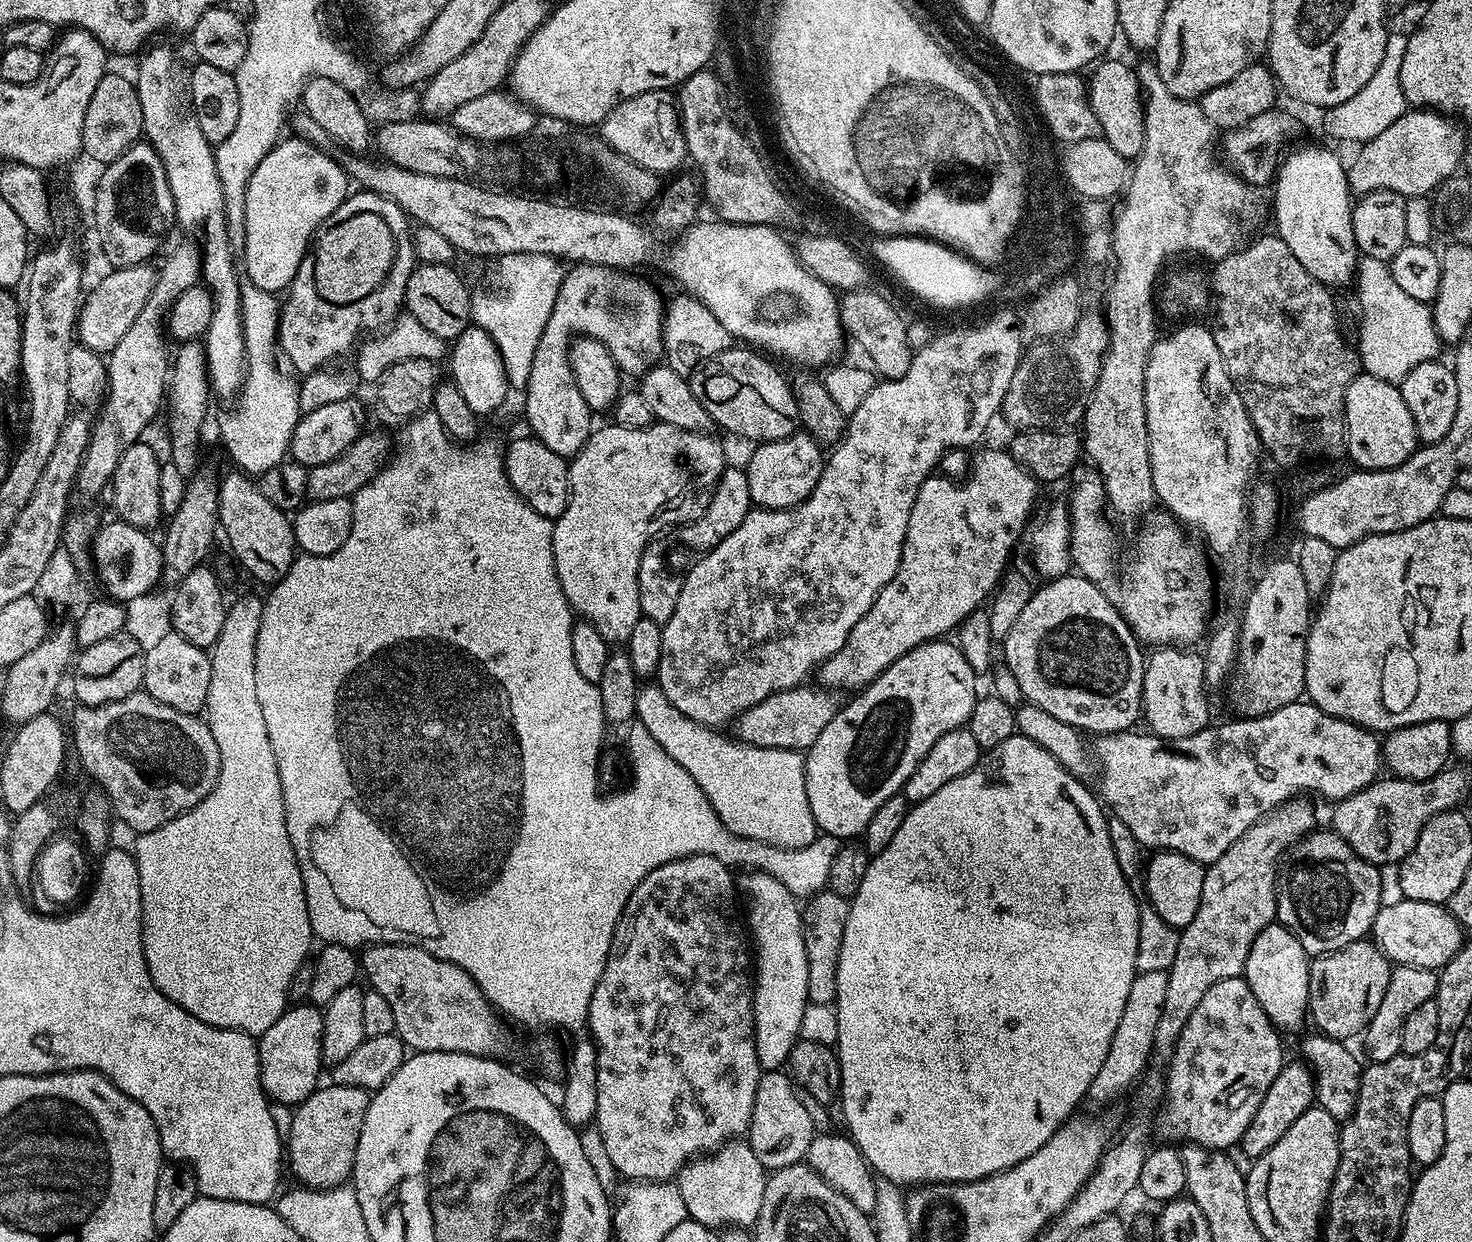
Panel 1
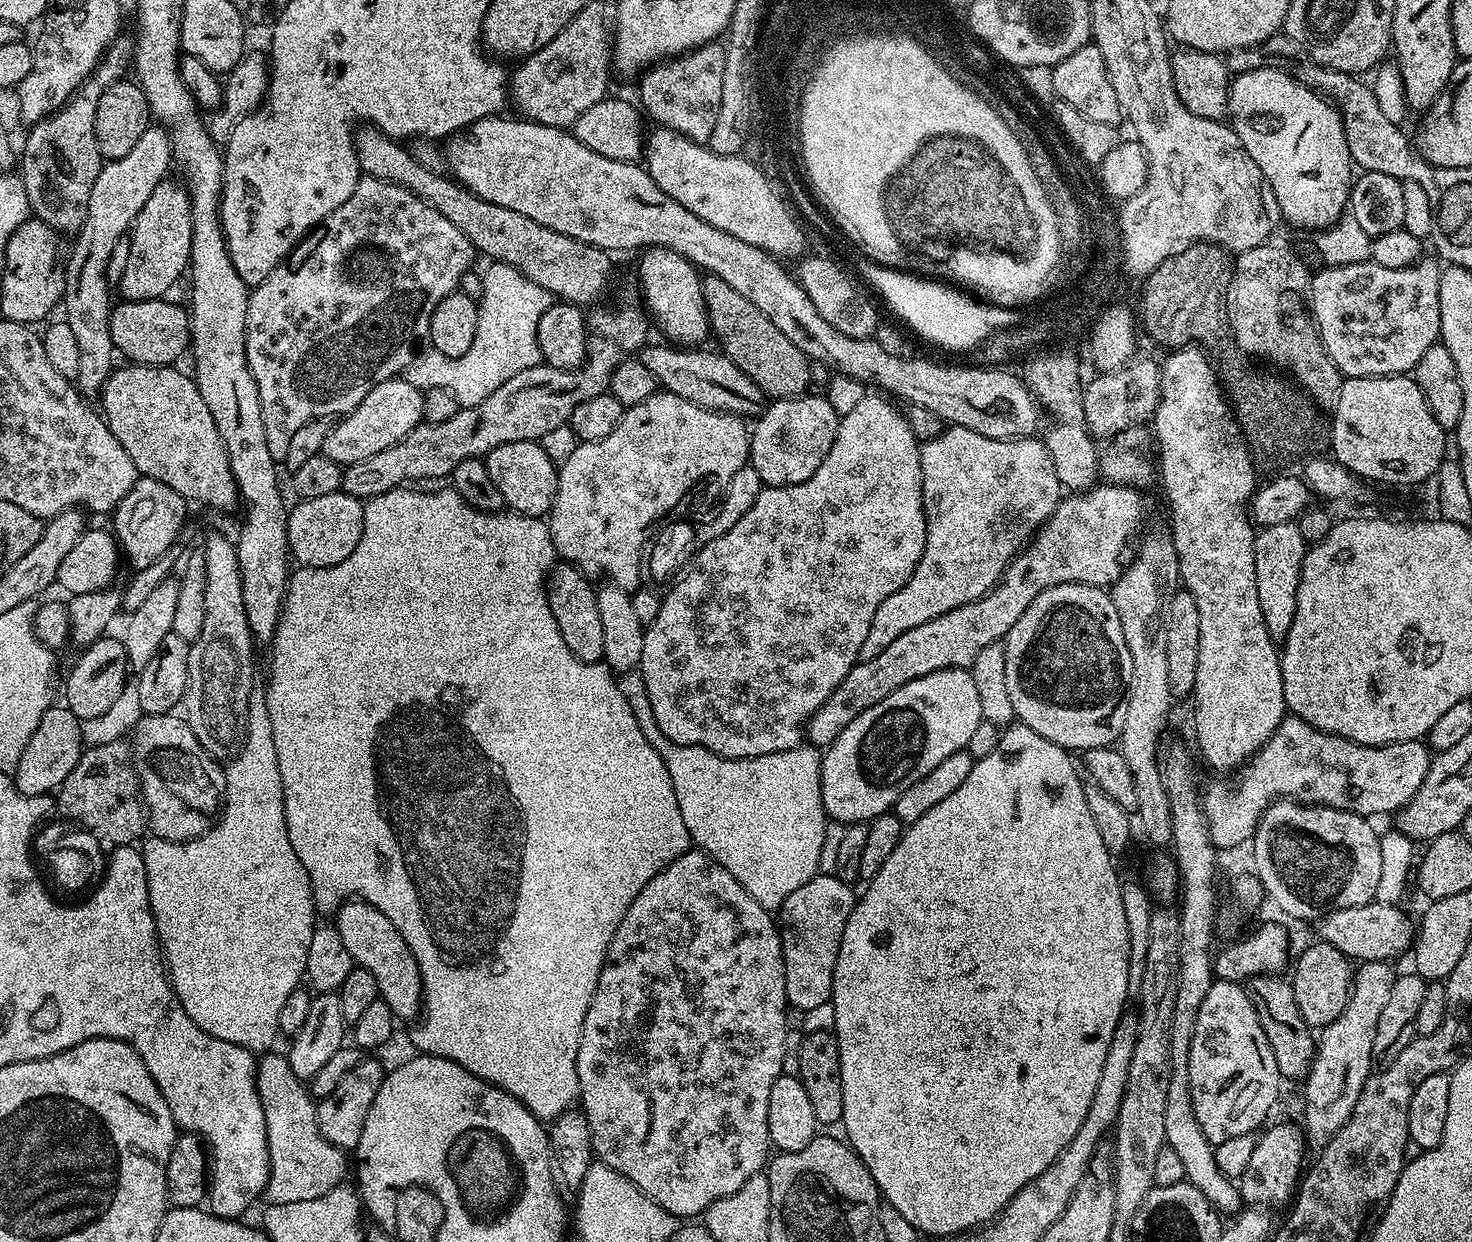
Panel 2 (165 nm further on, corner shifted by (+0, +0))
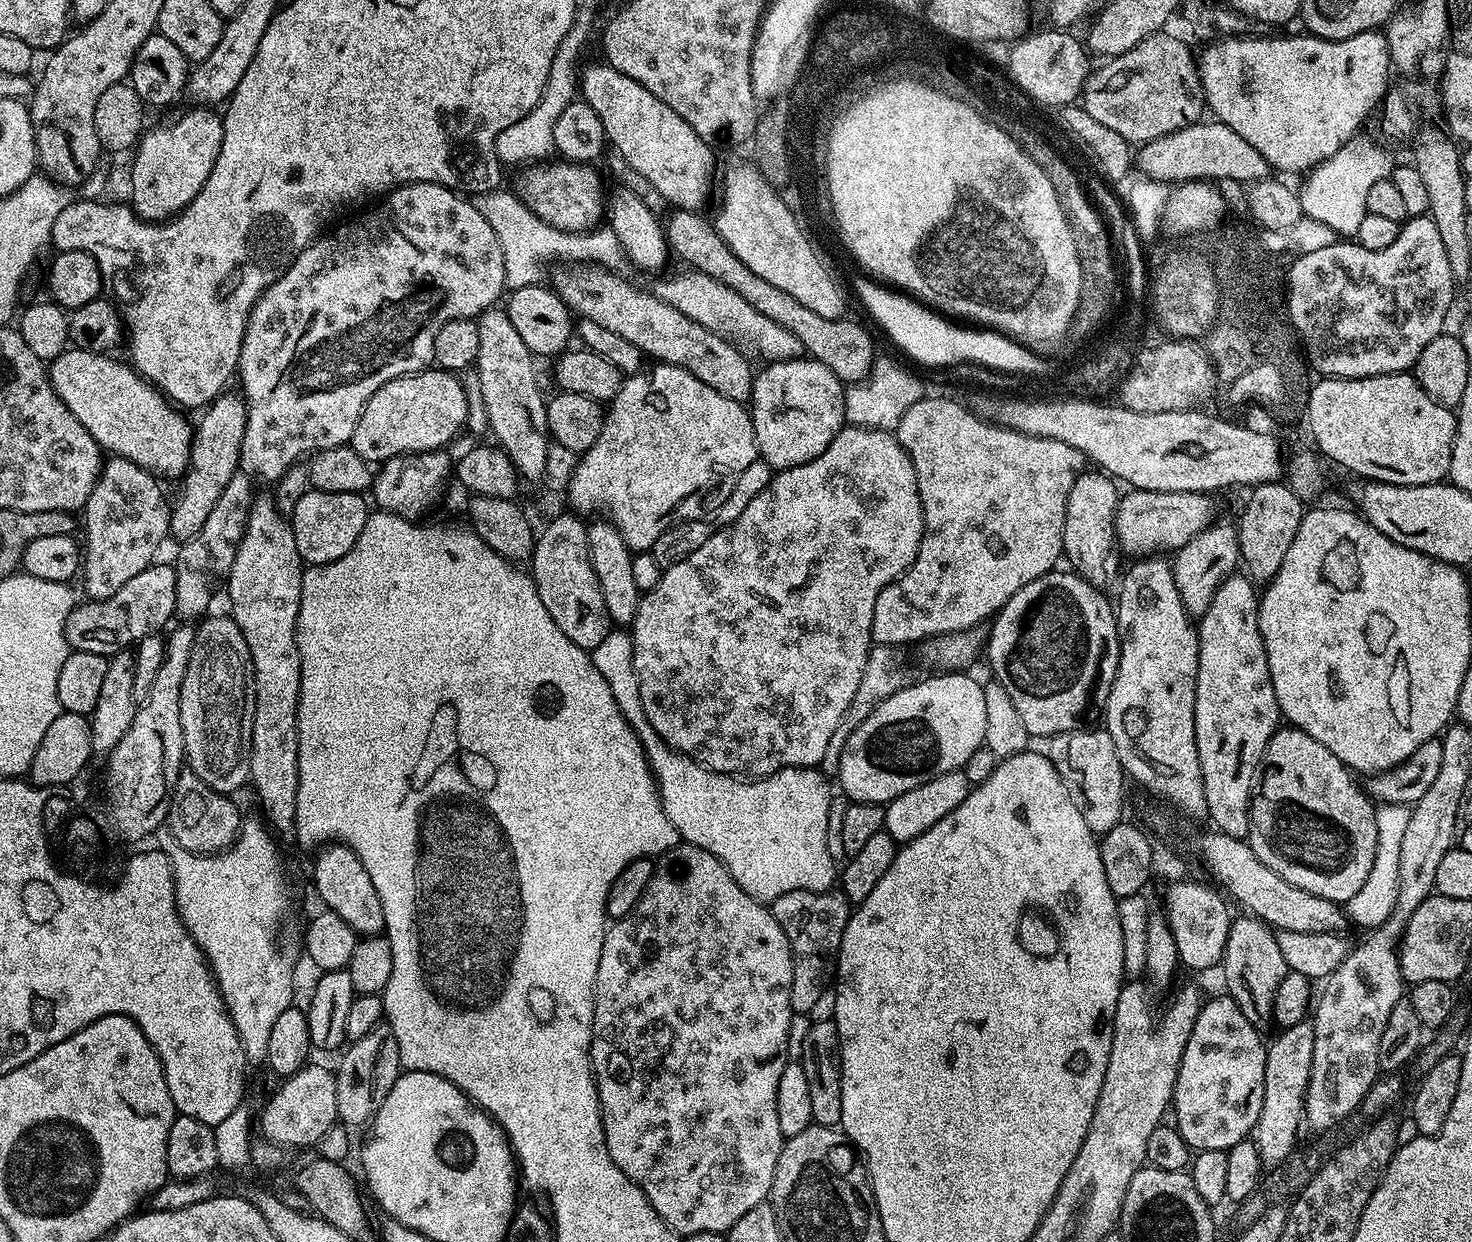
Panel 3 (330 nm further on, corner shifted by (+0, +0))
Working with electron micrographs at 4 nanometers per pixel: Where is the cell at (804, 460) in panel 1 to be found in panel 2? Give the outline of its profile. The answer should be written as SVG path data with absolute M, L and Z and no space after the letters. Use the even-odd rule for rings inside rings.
M810 395L773 399L751 425L748 445L750 463L754 470L758 470L758 478L762 478L769 488L806 482L814 470L822 466L822 458L830 454L830 446L834 446L840 415L834 406L830 406L827 395Z

